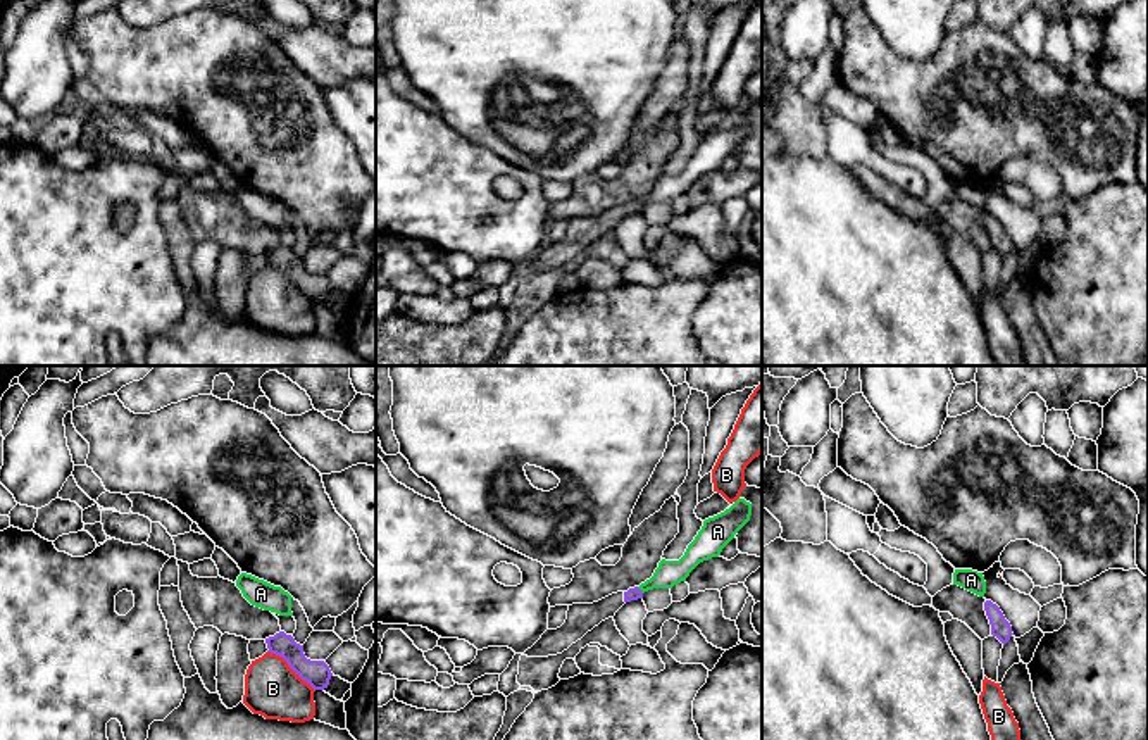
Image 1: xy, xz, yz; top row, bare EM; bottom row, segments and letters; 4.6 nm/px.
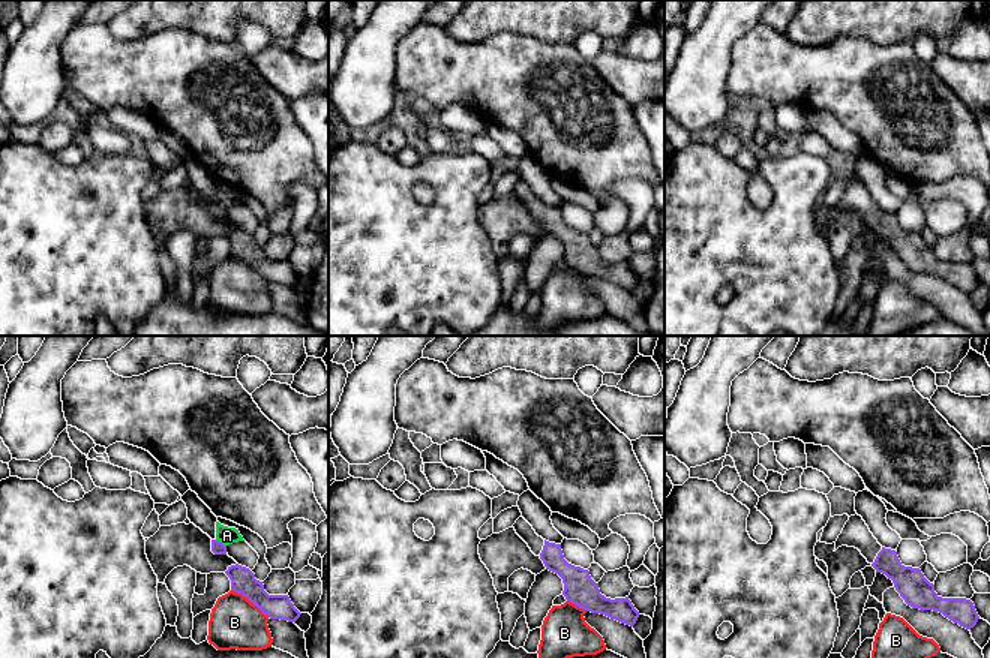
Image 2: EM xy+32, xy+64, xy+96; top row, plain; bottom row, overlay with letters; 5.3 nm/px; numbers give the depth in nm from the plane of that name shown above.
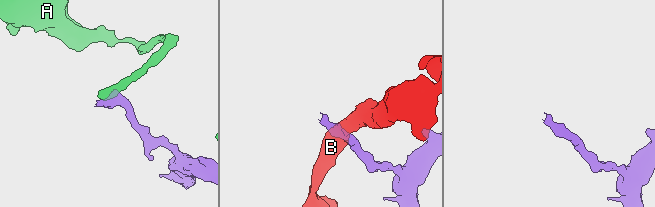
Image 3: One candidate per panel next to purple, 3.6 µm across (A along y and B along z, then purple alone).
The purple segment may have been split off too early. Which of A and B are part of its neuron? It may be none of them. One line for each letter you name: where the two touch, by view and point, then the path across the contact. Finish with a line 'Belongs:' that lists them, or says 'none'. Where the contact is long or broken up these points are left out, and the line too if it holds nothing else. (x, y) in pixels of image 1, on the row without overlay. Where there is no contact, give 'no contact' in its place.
Belongs: none

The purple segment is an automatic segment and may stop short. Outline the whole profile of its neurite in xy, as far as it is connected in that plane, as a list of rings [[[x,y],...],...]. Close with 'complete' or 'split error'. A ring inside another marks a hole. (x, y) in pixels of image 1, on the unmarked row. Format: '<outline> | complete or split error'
[[[284,245],[265,252],[267,266],[283,271],[288,279],[314,304],[324,304],[333,290],[329,279],[324,274],[310,274],[303,267],[303,259],[296,257],[291,248]]] | complete

